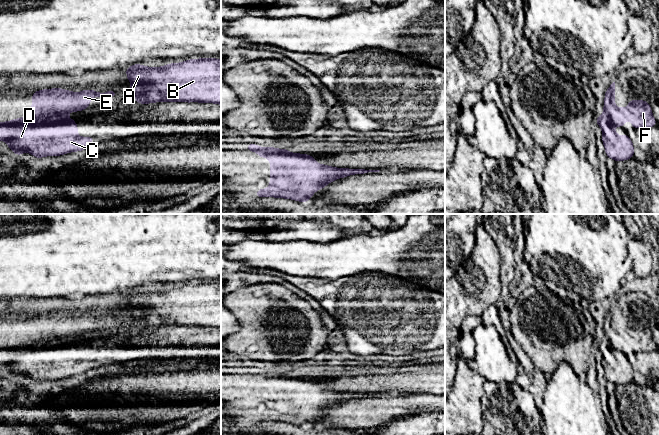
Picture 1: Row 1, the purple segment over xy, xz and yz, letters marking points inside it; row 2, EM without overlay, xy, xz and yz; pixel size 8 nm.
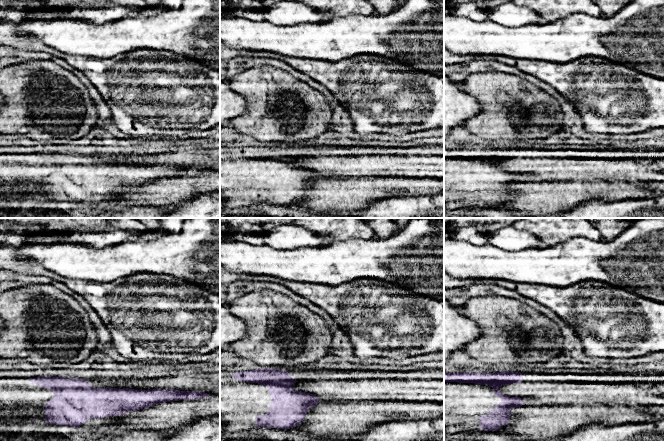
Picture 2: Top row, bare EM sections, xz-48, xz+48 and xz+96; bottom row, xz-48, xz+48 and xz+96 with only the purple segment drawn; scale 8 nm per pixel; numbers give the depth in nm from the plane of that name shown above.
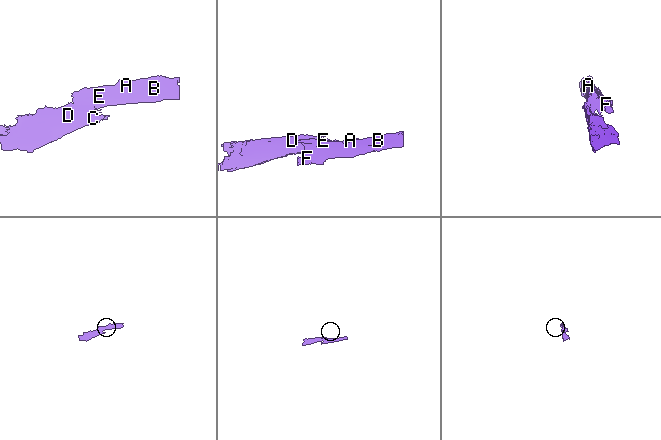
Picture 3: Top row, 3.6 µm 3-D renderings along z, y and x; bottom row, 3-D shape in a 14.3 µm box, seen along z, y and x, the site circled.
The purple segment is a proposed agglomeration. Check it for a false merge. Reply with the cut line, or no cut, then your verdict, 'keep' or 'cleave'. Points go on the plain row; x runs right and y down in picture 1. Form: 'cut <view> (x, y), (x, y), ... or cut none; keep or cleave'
cut xz (257, 375), (289, 377); cleave

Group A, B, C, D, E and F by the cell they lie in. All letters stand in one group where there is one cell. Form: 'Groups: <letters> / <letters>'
Groups: A B E F / C D

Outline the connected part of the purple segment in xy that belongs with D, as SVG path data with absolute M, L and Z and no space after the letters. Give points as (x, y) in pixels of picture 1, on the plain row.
M66 337L26 339L0 346L0 365L6 365L16 380L28 376L38 383L84 376L94 364L92 360L79 361L77 350Z

